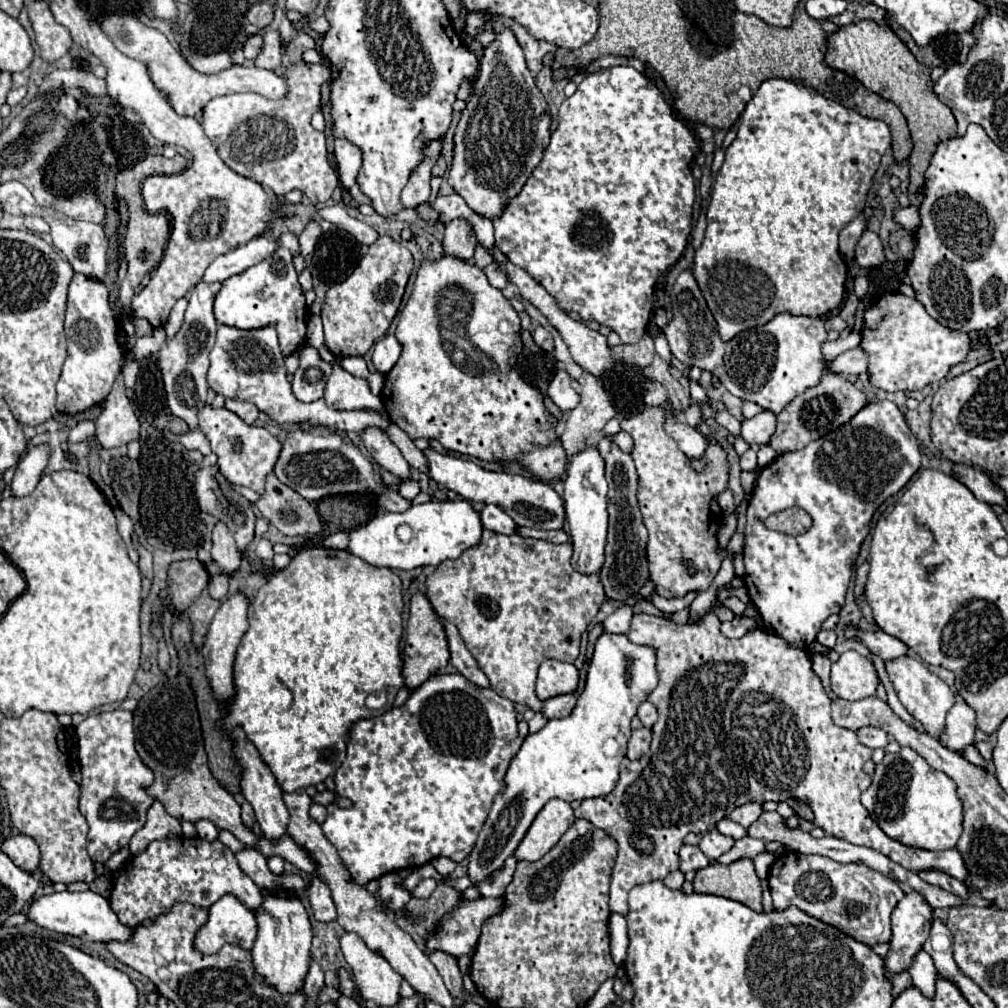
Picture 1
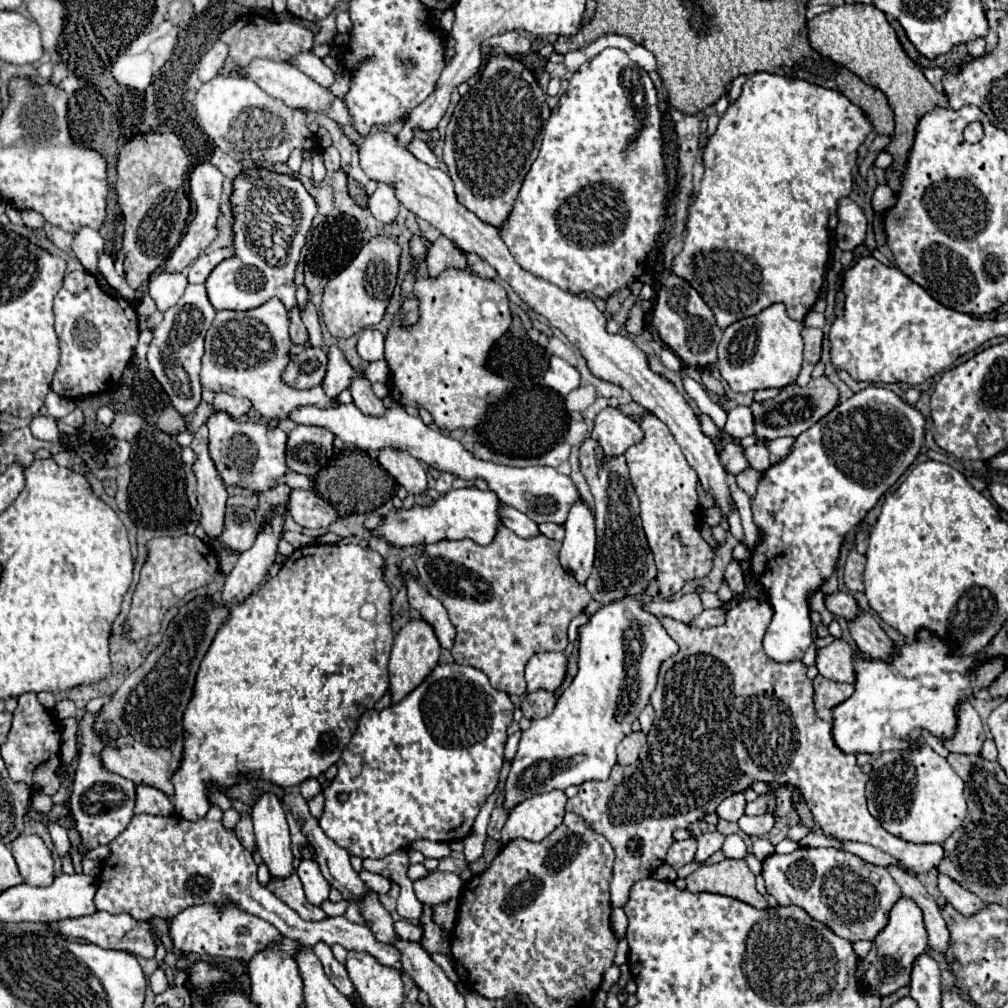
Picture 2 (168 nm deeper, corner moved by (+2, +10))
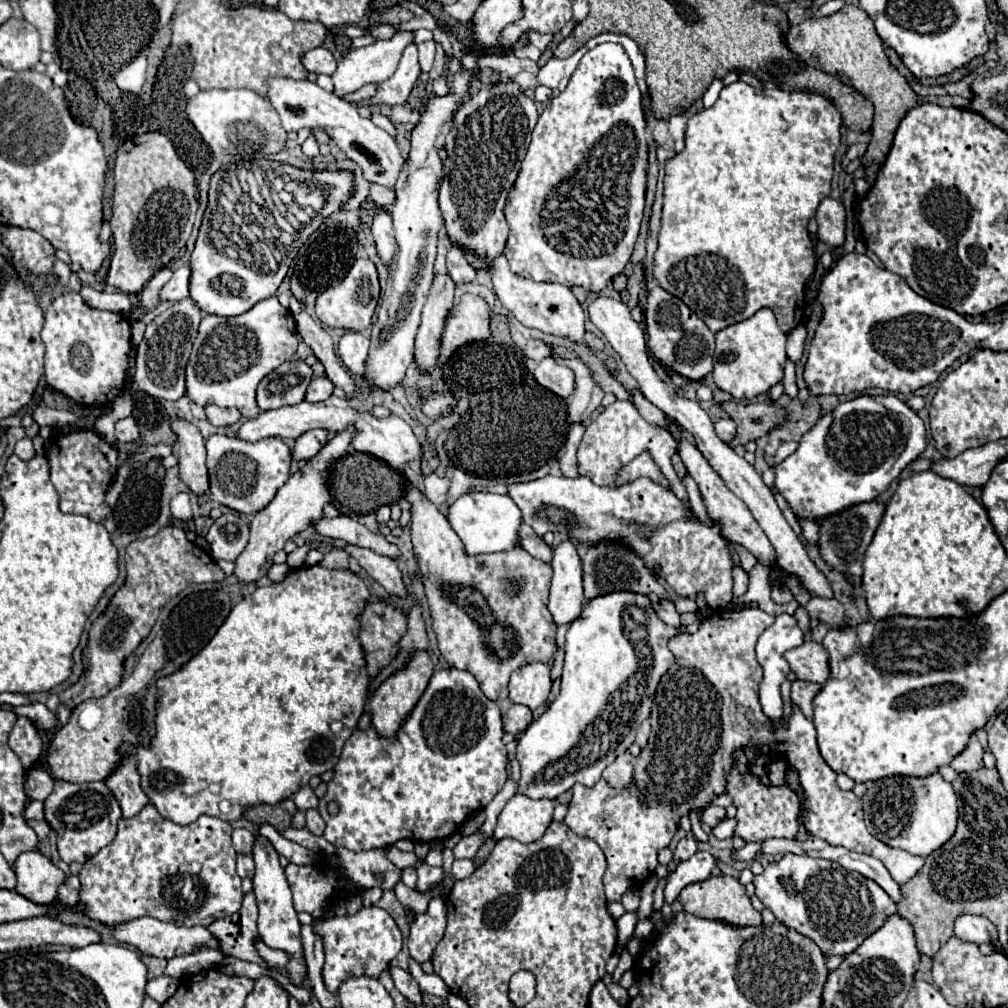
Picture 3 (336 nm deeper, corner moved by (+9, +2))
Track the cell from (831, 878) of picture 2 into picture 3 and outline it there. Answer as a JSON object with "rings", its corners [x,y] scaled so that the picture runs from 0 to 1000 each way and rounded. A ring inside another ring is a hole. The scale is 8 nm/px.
{"rings":[[[779,847],[773,855],[763,857],[757,867],[749,869],[747,877],[759,901],[781,921],[805,931],[818,948],[840,948],[860,929],[872,923],[882,909],[890,907],[888,895],[872,877],[816,851]]]}

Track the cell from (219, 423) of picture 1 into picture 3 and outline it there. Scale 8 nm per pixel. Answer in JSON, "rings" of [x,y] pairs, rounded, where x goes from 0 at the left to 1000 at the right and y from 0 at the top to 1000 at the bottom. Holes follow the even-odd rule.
{"rings":[[[211,431],[205,437],[205,464],[207,464],[207,492],[215,500],[221,500],[239,510],[255,510],[285,478],[289,464],[289,446],[279,435],[263,435],[253,440]]]}

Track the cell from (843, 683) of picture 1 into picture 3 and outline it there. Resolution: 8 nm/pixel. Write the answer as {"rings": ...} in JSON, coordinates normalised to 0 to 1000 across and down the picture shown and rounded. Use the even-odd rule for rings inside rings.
{"rings":[[[797,637],[795,641],[781,645],[779,655],[793,675],[816,679],[822,673],[822,649],[811,637]]]}

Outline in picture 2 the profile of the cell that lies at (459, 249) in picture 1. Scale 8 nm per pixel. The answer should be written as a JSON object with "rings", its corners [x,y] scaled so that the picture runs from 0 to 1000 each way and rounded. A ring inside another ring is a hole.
{"rings":[[[437,234],[433,240],[429,240],[425,248],[423,264],[427,274],[435,274],[444,264],[462,266],[462,250],[452,246],[452,242],[448,242],[448,238],[444,238],[442,234]]]}

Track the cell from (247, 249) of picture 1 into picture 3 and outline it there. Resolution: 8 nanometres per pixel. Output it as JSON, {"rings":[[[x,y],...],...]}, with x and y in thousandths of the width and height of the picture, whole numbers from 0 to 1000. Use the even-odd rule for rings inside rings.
{"rings":[[[180,264],[172,270],[170,278],[164,282],[164,286],[160,286],[160,294],[158,300],[176,300],[188,294],[188,276],[189,276],[189,266],[188,264]]]}

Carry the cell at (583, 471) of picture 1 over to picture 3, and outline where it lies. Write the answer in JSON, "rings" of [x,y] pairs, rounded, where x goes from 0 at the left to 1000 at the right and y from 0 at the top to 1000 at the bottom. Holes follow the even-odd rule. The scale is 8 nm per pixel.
{"rings":[[[563,536],[549,548],[549,577],[545,589],[545,607],[553,621],[566,619],[576,609],[578,591],[578,565],[570,542]]]}

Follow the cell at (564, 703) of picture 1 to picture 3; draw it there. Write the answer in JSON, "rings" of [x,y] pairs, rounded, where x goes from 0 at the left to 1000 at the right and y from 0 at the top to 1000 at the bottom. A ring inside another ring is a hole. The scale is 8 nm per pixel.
{"rings":[[[509,698],[501,708],[499,708],[499,724],[513,730],[517,728],[525,718],[527,718],[529,710],[527,704],[523,700],[517,698]]]}

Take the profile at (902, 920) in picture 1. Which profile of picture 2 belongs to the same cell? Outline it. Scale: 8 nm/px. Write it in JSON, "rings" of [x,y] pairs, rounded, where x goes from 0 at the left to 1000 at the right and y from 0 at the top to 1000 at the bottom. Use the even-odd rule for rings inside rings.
{"rings":[[[895,889],[883,903],[881,919],[867,931],[867,940],[859,950],[853,952],[851,970],[855,978],[873,988],[881,988],[891,980],[903,976],[903,962],[911,946],[919,944],[919,921],[915,913],[915,903],[907,893]]]}

